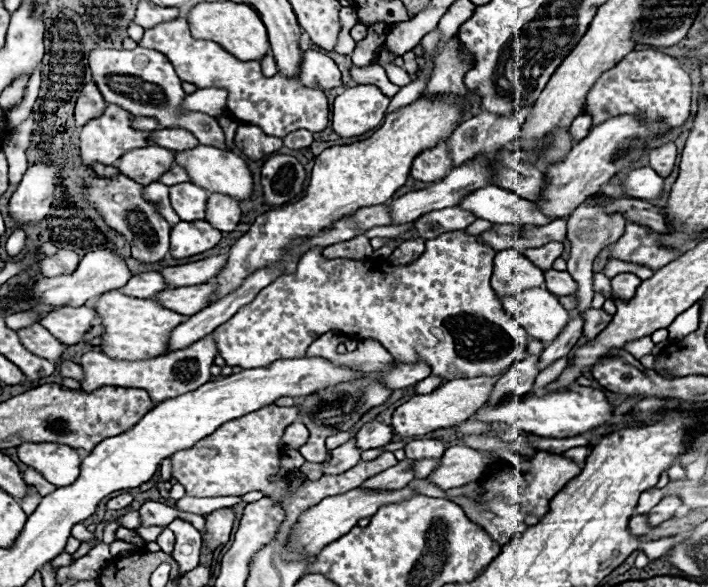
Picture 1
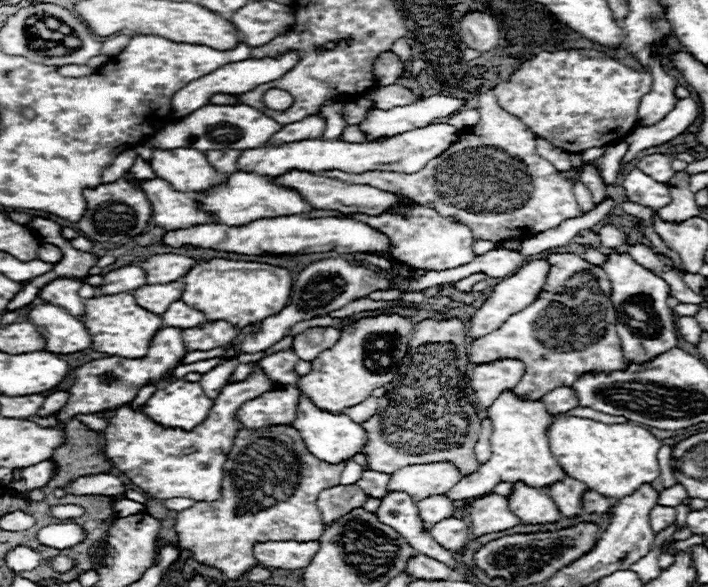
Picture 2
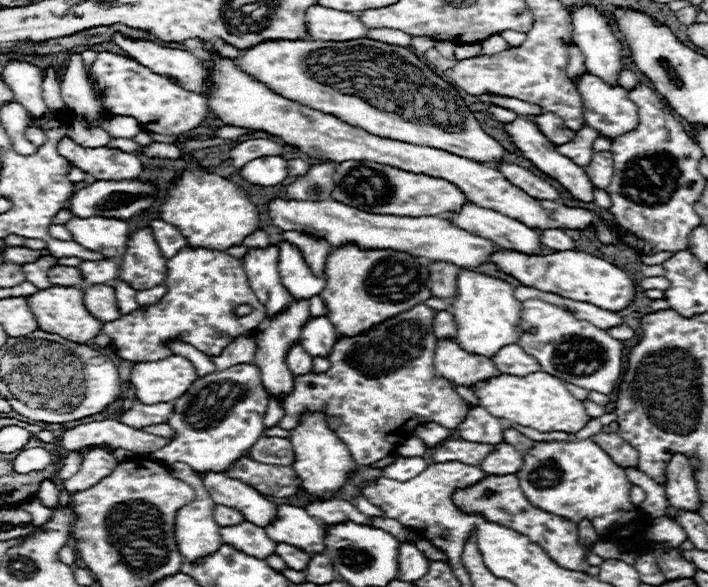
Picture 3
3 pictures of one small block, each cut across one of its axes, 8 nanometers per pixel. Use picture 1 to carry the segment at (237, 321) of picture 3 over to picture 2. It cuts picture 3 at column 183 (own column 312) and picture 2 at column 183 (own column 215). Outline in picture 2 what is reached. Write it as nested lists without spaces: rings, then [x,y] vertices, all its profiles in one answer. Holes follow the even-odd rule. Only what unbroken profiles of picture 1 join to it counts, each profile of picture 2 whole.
[[[222,320],[206,322],[202,328],[188,328],[182,332],[188,352],[220,348],[220,346],[230,344],[236,336],[238,336],[238,330]]]

